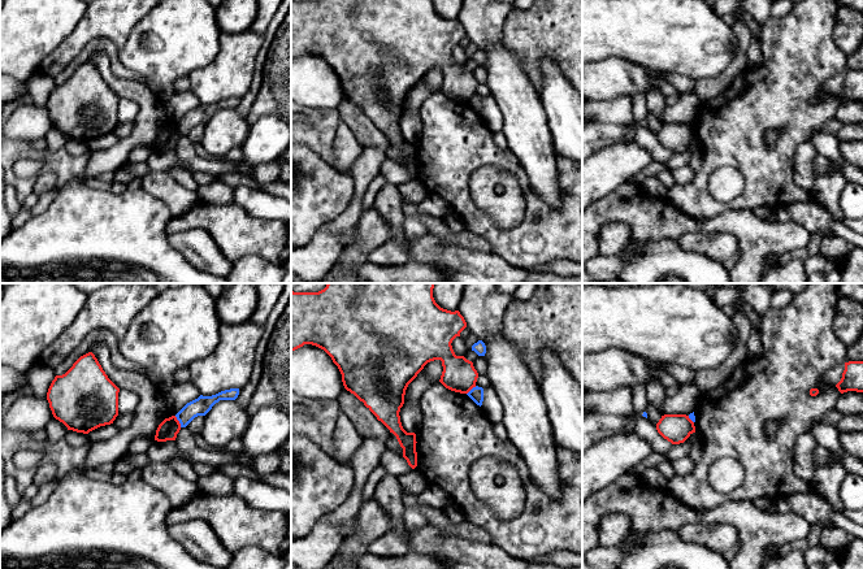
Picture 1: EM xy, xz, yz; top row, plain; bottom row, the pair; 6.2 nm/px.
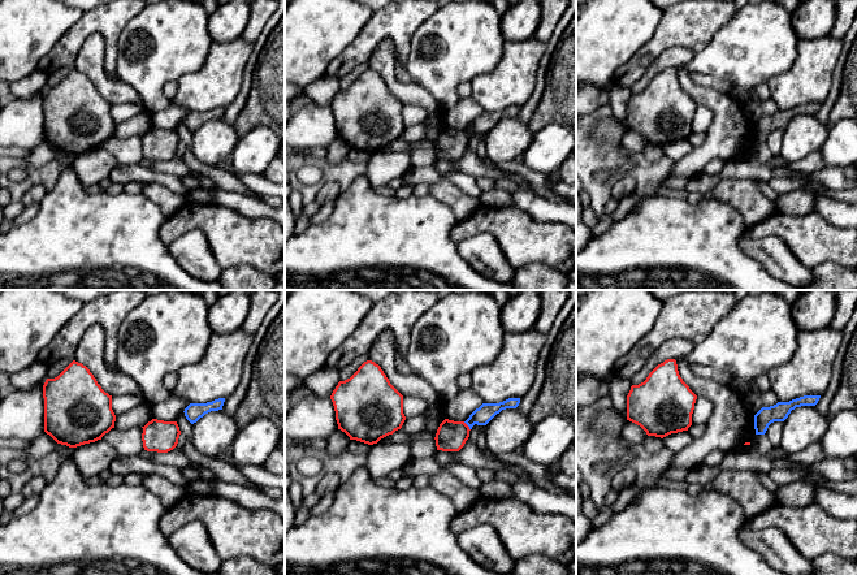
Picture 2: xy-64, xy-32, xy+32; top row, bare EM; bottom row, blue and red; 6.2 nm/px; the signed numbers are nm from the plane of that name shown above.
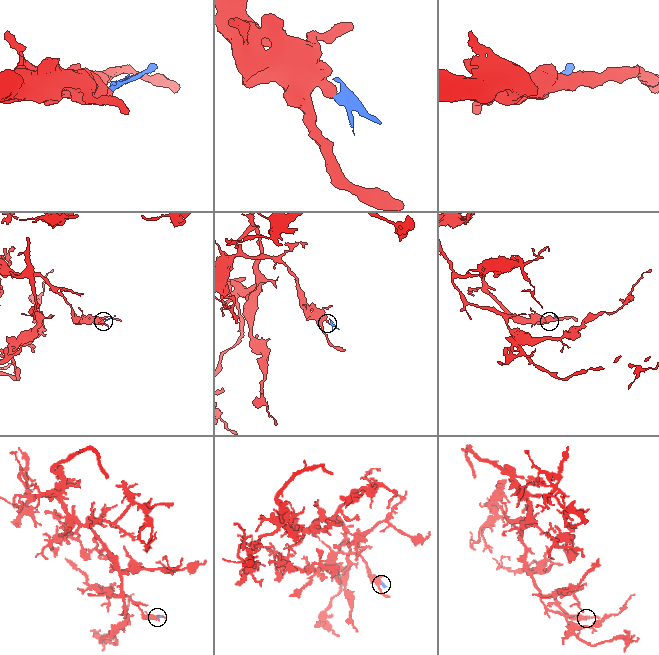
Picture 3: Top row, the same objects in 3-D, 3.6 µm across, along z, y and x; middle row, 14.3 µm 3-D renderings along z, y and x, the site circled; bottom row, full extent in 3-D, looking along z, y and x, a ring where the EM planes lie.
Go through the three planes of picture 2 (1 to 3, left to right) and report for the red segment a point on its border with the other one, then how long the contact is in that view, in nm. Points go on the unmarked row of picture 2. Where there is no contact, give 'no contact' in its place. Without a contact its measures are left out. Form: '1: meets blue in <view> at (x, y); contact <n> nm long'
1: no contact
2: meets blue in xy-32 at (467, 133); contact 70 nm long
3: no contact

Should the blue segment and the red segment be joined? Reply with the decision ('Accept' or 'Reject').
Reject

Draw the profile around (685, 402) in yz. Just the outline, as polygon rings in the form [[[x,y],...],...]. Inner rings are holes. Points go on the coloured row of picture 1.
[[[693,383],[680,386],[680,391],[673,396],[665,396],[662,405],[662,416],[664,414],[686,414],[693,413],[701,399],[698,387]]]

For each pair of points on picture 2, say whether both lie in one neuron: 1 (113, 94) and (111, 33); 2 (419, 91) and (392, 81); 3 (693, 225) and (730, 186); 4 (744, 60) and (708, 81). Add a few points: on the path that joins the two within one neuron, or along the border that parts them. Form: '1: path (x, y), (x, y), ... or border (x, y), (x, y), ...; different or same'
1: border (104, 48), (104, 72), (113, 80); different
2: path (412, 91), (402, 91), (398, 87); same
3: border (713, 195), (727, 203), (741, 217); different
4: border (691, 73), (715, 76), (726, 81), (731, 90); different

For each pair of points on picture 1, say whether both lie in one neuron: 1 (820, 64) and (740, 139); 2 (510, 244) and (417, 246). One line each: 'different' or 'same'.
1: same
2: different

